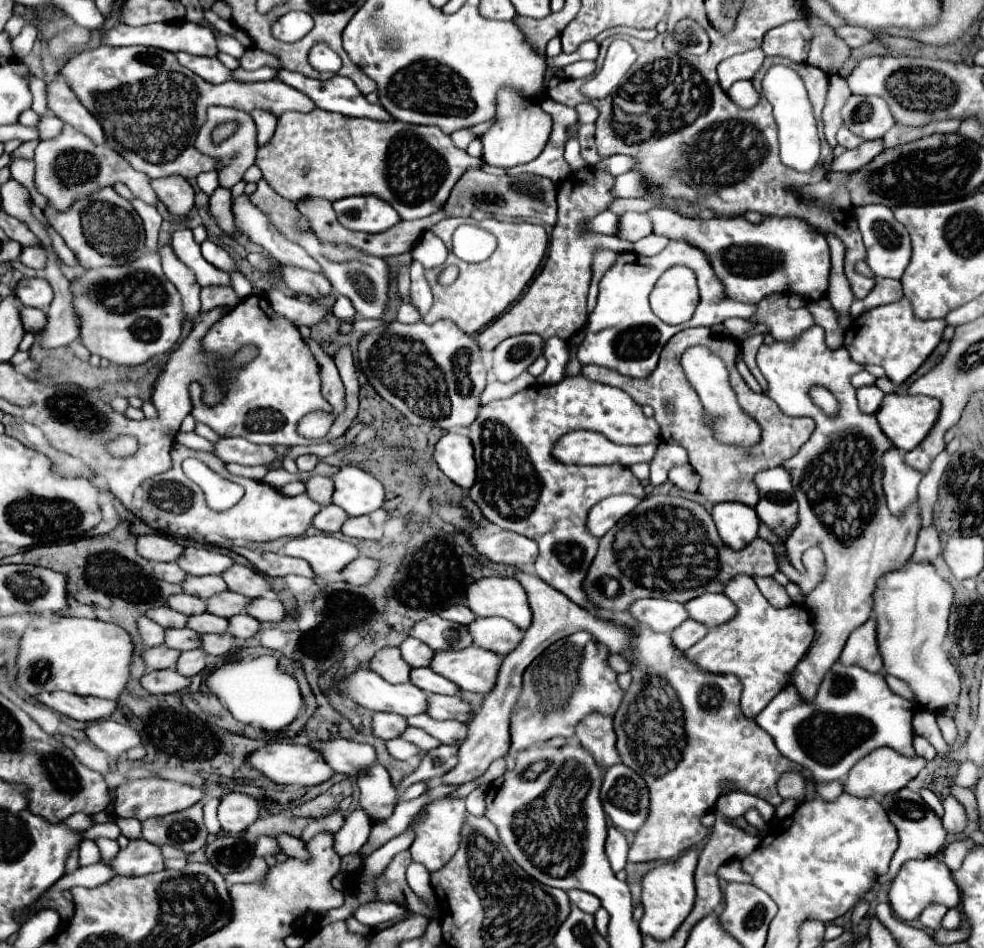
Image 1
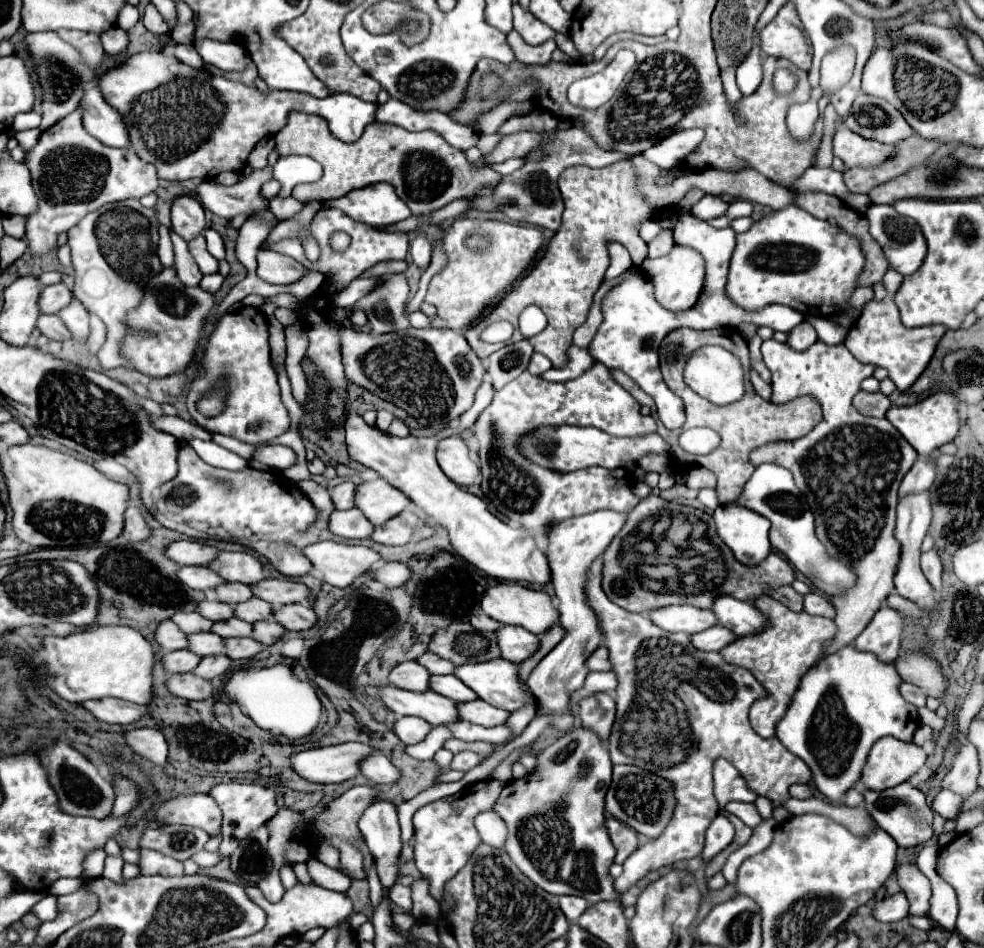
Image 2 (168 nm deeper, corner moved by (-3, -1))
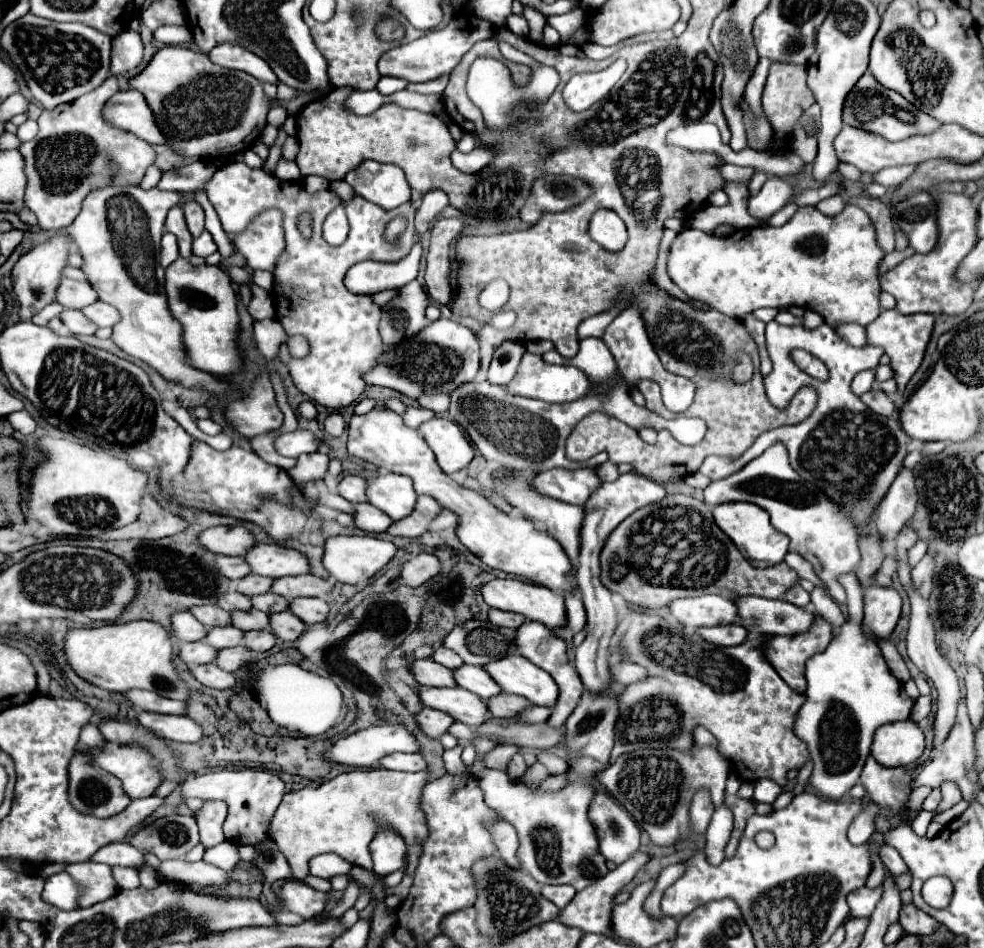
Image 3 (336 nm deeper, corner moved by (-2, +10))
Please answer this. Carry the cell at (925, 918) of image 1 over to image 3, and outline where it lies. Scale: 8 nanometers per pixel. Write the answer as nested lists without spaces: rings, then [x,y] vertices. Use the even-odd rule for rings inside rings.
[[[884,845],[884,847],[882,847],[880,859],[882,859],[882,863],[888,867],[888,871],[890,871],[894,877],[900,877],[902,873],[908,873],[908,871],[910,871],[910,869],[906,867],[904,859],[898,855],[898,851],[896,851],[894,847],[890,847],[890,845]]]

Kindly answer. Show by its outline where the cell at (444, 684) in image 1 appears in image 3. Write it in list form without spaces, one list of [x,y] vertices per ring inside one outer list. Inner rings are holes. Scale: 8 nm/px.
[[[462,665],[458,669],[454,669],[454,681],[476,693],[482,699],[490,699],[492,695],[500,693],[500,687],[488,677],[488,673],[482,667],[474,667],[474,665]]]

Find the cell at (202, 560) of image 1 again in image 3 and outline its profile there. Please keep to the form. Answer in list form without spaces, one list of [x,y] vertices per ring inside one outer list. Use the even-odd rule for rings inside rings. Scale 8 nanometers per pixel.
[[[258,543],[244,555],[244,559],[248,561],[252,573],[266,575],[272,579],[284,575],[308,573],[308,559],[302,553],[276,543],[270,545]]]

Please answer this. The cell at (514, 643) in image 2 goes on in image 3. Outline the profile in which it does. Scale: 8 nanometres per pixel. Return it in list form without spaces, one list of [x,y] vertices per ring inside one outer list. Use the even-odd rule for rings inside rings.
[[[526,621],[526,623],[522,623],[522,627],[516,629],[514,645],[516,645],[516,649],[518,649],[520,655],[524,655],[524,657],[530,659],[534,665],[538,665],[538,667],[542,667],[544,671],[548,671],[548,673],[552,675],[552,679],[558,683],[558,689],[560,689],[560,693],[558,693],[558,703],[554,705],[552,715],[548,717],[546,723],[550,723],[550,727],[562,727],[562,725],[566,723],[568,715],[570,715],[570,713],[574,711],[574,707],[578,705],[578,701],[580,701],[580,697],[582,697],[582,691],[584,691],[582,681],[580,681],[576,669],[568,663],[568,657],[566,657],[566,643],[564,643],[562,639],[554,637],[552,631],[550,631],[548,627],[544,627],[542,623],[538,623],[538,621]]]

